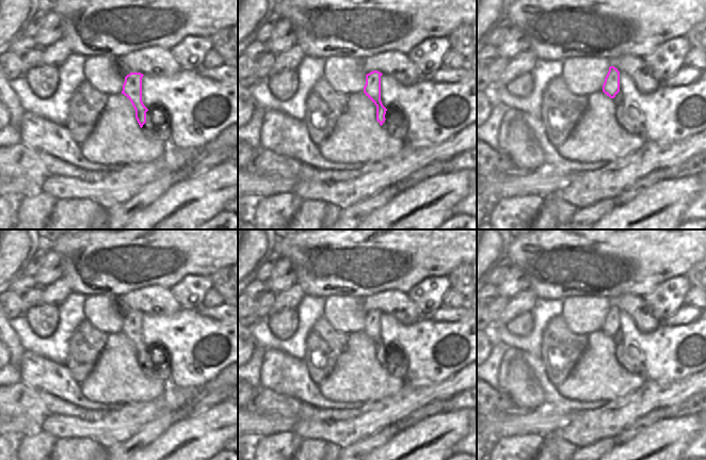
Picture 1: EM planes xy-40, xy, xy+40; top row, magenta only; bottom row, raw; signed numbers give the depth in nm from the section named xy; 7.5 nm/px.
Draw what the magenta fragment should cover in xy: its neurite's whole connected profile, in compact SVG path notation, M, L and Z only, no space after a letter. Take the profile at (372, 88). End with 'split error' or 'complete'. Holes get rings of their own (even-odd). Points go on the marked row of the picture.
M373 70L366 75L366 84L364 86L364 93L366 96L376 106L376 121L382 126L385 122L385 114L387 109L381 101L381 76L383 74Z; complete

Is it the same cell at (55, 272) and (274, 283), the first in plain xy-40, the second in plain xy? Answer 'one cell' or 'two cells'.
one cell

